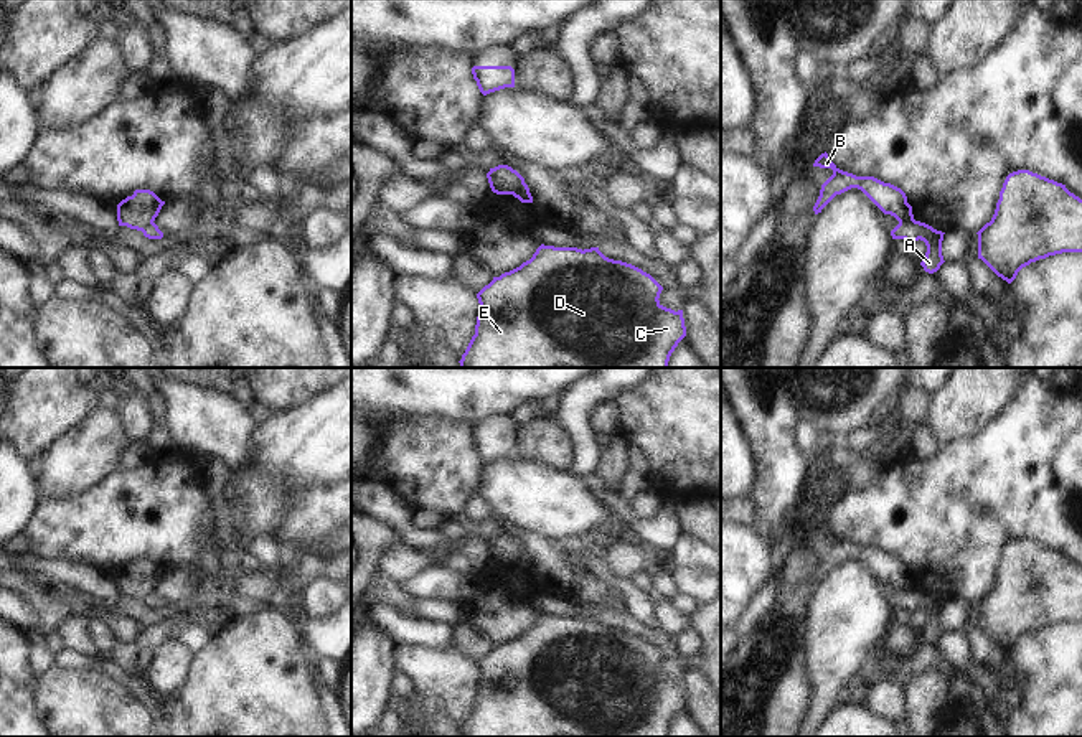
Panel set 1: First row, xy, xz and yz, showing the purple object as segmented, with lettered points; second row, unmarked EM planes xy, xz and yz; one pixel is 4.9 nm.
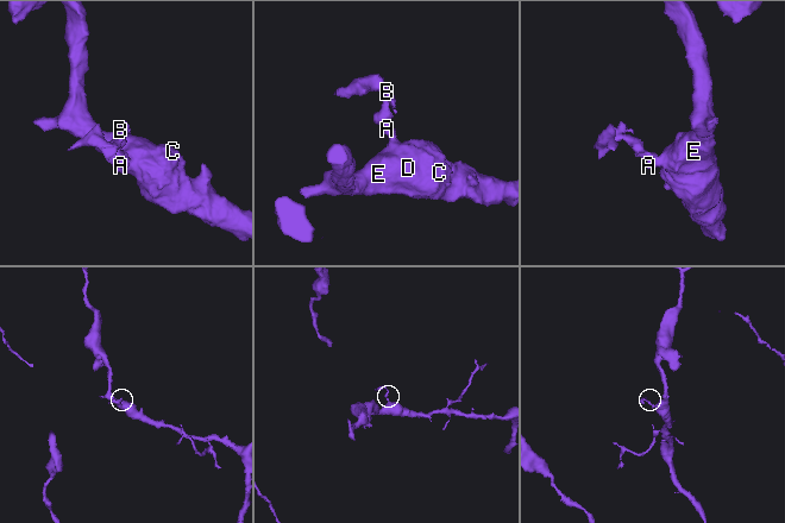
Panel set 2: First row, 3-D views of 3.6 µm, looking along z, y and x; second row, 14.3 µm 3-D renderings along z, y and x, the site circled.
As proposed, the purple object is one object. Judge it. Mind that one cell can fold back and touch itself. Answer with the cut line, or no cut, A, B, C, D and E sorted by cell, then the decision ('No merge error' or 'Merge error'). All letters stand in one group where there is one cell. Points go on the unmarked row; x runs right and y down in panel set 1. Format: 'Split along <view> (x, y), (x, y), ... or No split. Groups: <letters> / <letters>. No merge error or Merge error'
Split along xz (522, 546), (522, 554), (513, 564). Groups: A C D E / B. Merge error

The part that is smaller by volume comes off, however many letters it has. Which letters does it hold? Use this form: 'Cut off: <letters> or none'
Cut off: B

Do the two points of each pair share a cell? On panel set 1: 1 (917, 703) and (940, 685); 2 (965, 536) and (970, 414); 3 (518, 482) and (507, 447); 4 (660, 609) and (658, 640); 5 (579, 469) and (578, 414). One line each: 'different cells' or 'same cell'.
1: same cell
2: different cells
3: different cells
4: different cells
5: same cell

